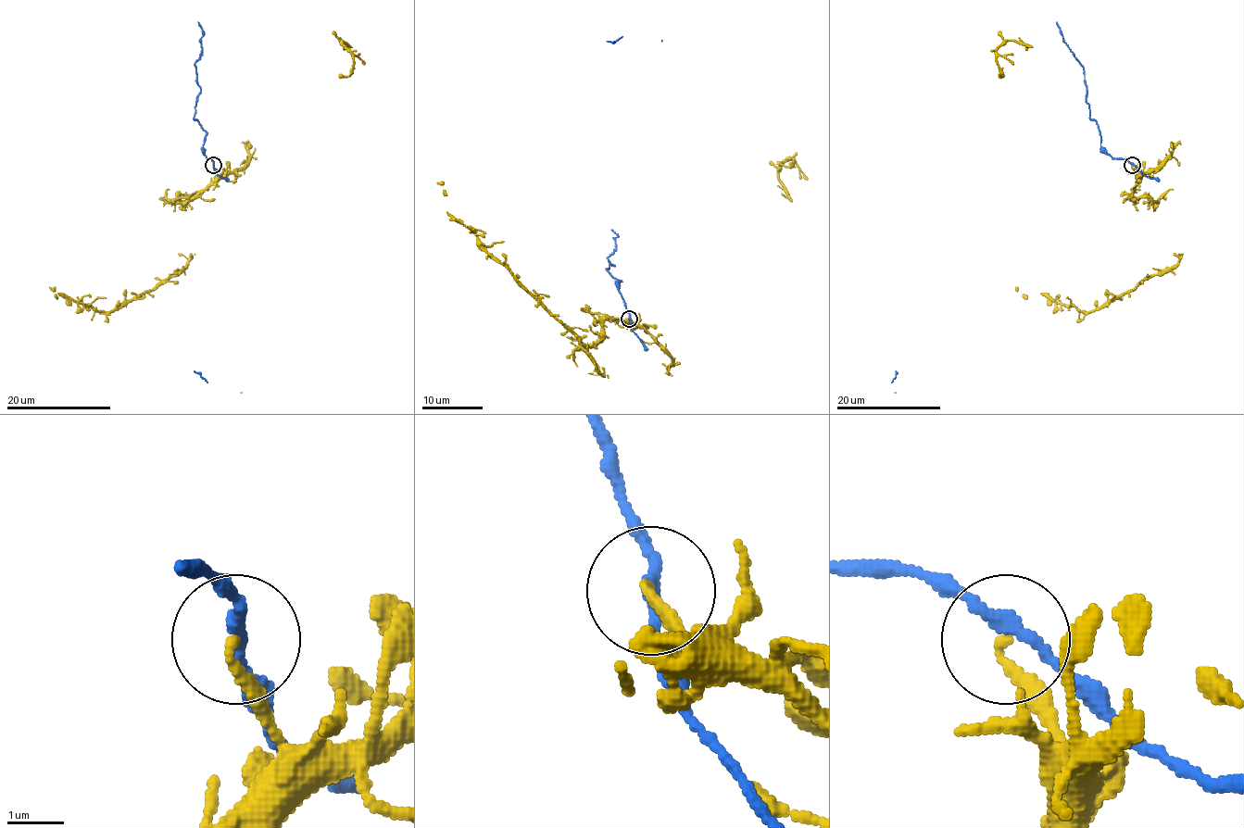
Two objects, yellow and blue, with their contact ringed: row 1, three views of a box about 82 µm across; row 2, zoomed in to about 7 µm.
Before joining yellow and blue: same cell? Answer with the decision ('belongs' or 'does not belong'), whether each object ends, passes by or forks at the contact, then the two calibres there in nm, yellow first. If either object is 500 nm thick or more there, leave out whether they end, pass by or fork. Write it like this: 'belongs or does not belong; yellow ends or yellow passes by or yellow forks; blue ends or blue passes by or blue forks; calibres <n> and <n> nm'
does not belong; yellow ends; blue passes by; calibres 140 and 220 nm

